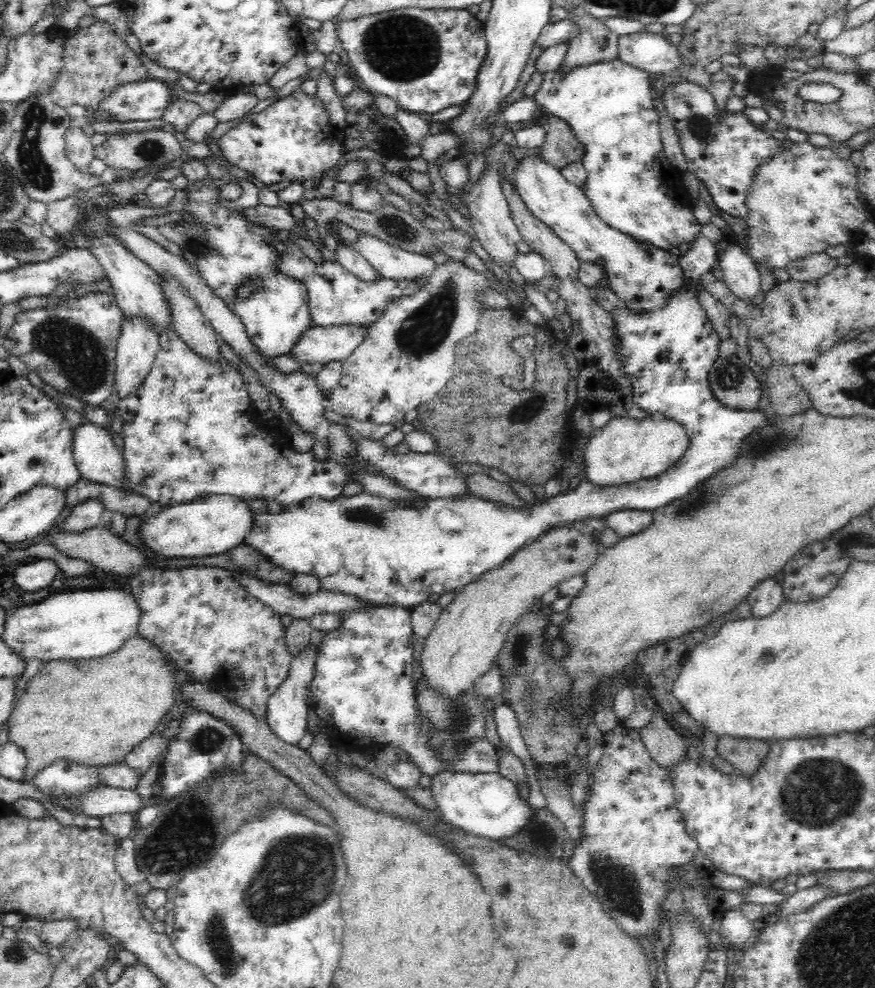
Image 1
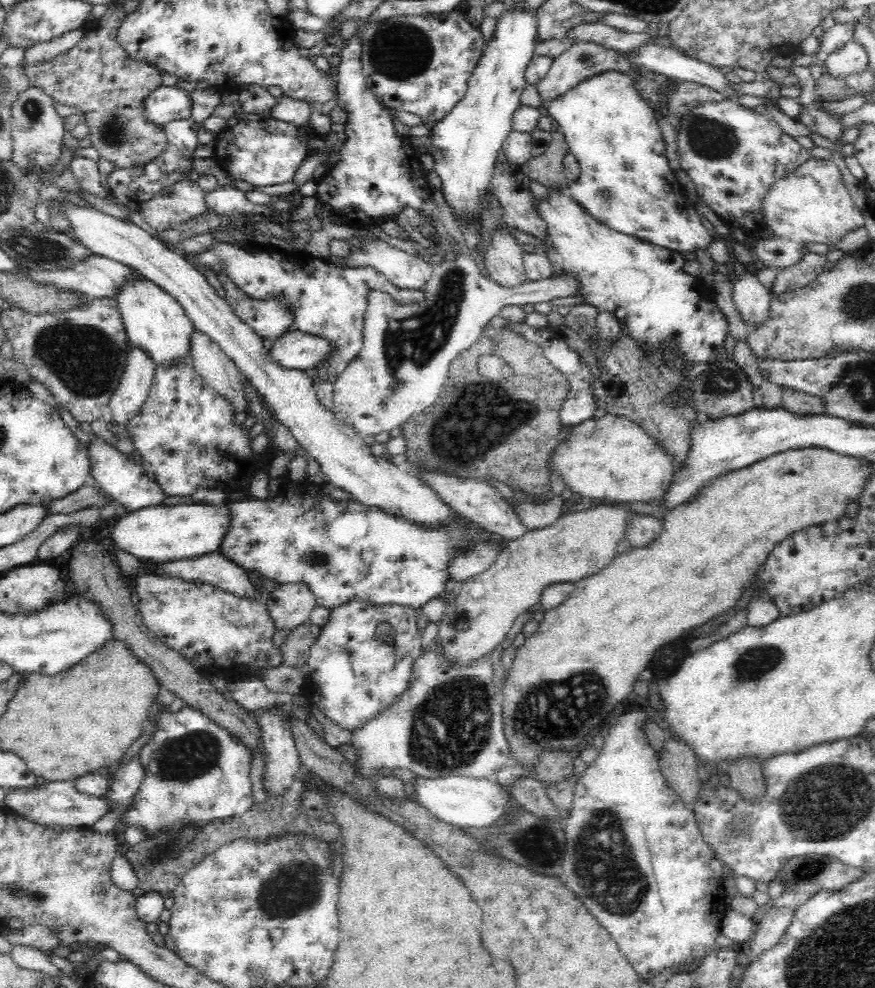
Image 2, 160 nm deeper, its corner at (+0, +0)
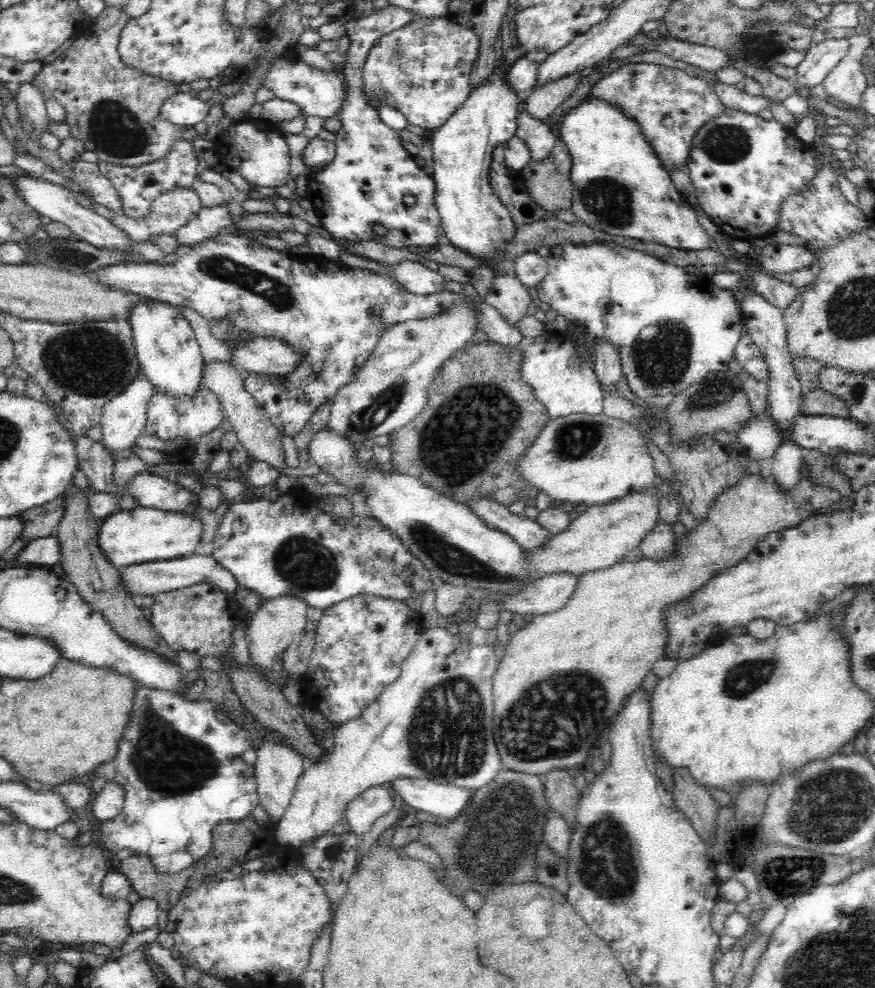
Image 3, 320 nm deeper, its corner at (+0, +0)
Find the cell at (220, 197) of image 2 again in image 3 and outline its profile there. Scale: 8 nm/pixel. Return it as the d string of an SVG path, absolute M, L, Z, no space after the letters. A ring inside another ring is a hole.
M225 200L212 206L203 206L195 218L186 227L180 228L174 236L179 239L181 246L200 244L211 237L217 236L225 228L232 228L235 218Z

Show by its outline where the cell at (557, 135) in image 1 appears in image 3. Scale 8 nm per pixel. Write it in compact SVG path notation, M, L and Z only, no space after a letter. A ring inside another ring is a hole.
M552 154L539 161L530 160L523 168L528 195L548 212L571 210L573 184L570 177L563 175L554 164Z

